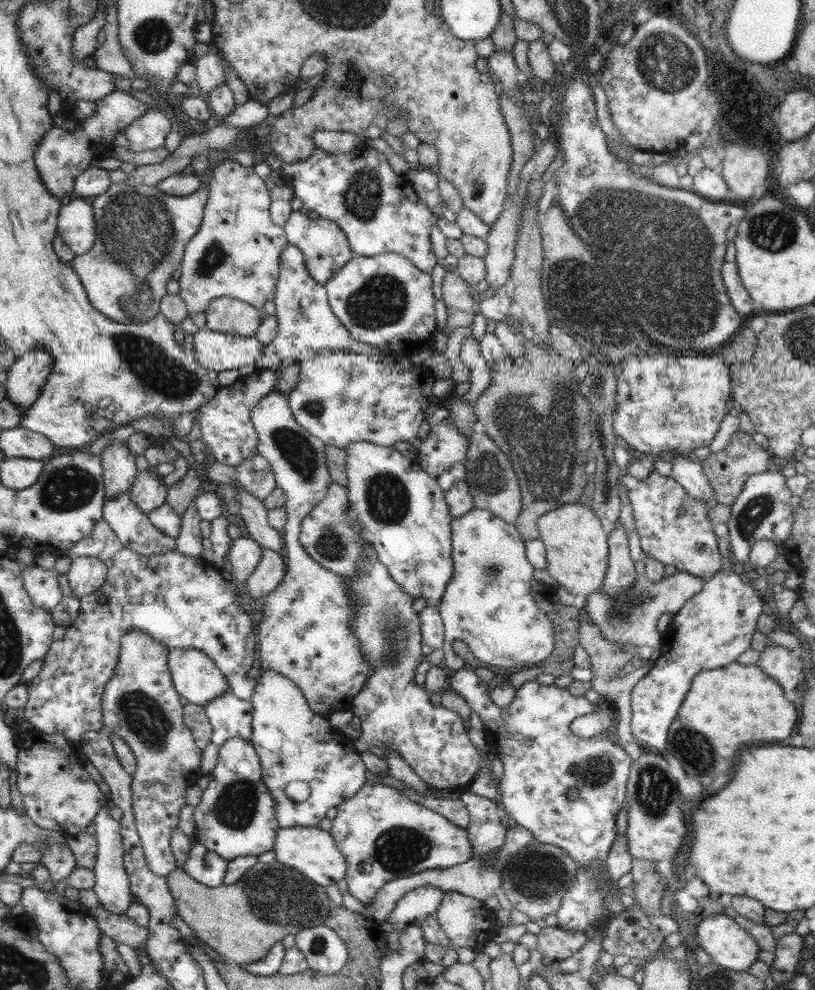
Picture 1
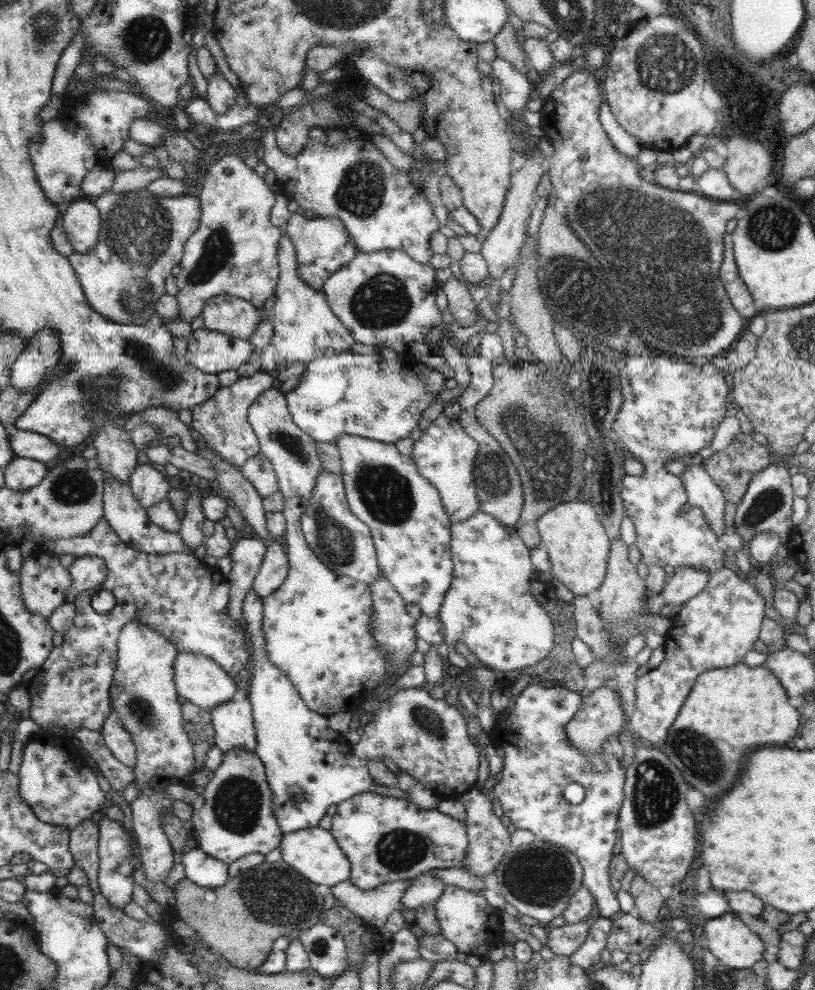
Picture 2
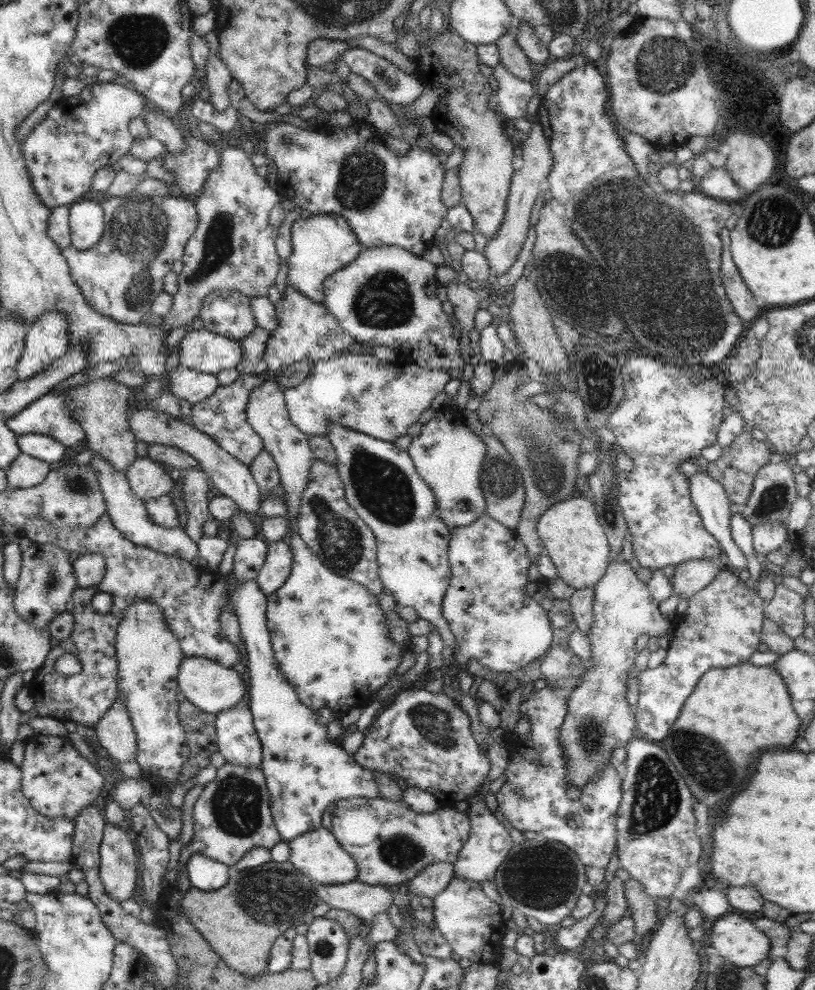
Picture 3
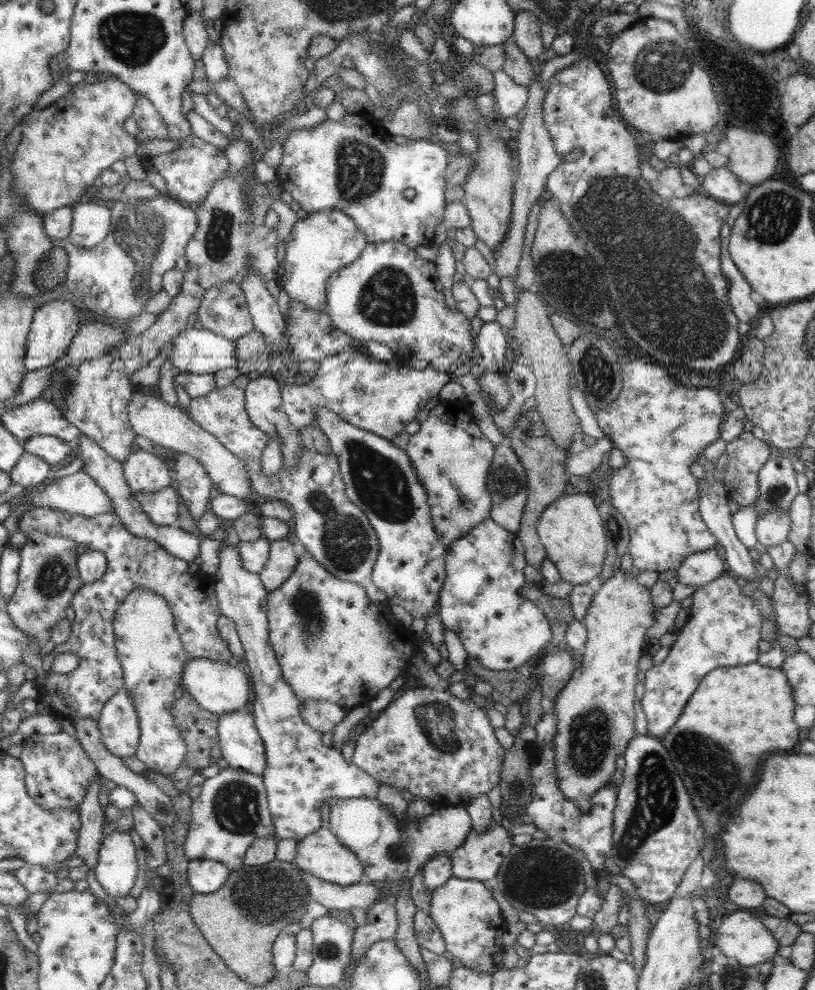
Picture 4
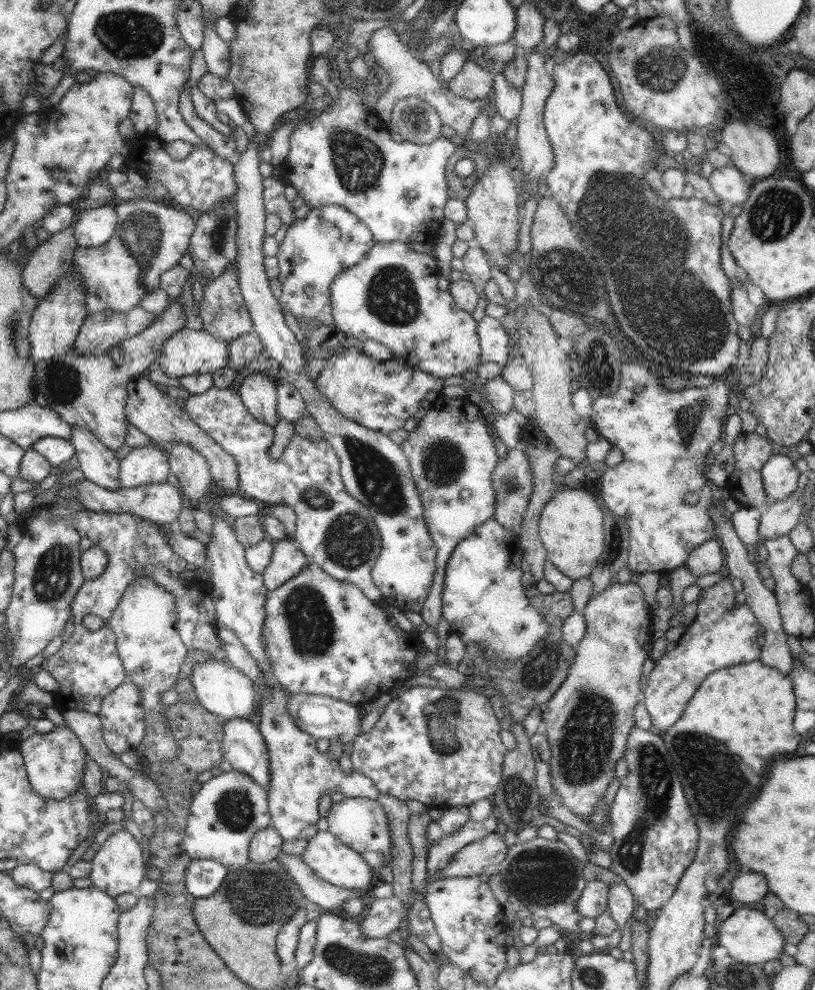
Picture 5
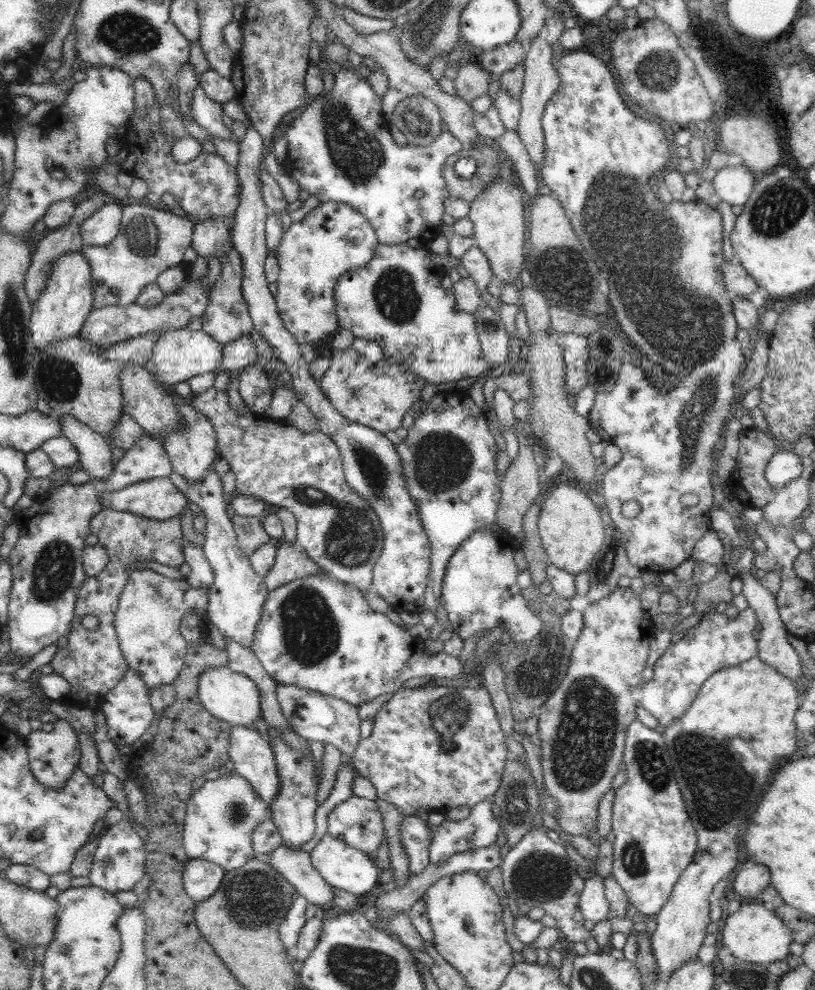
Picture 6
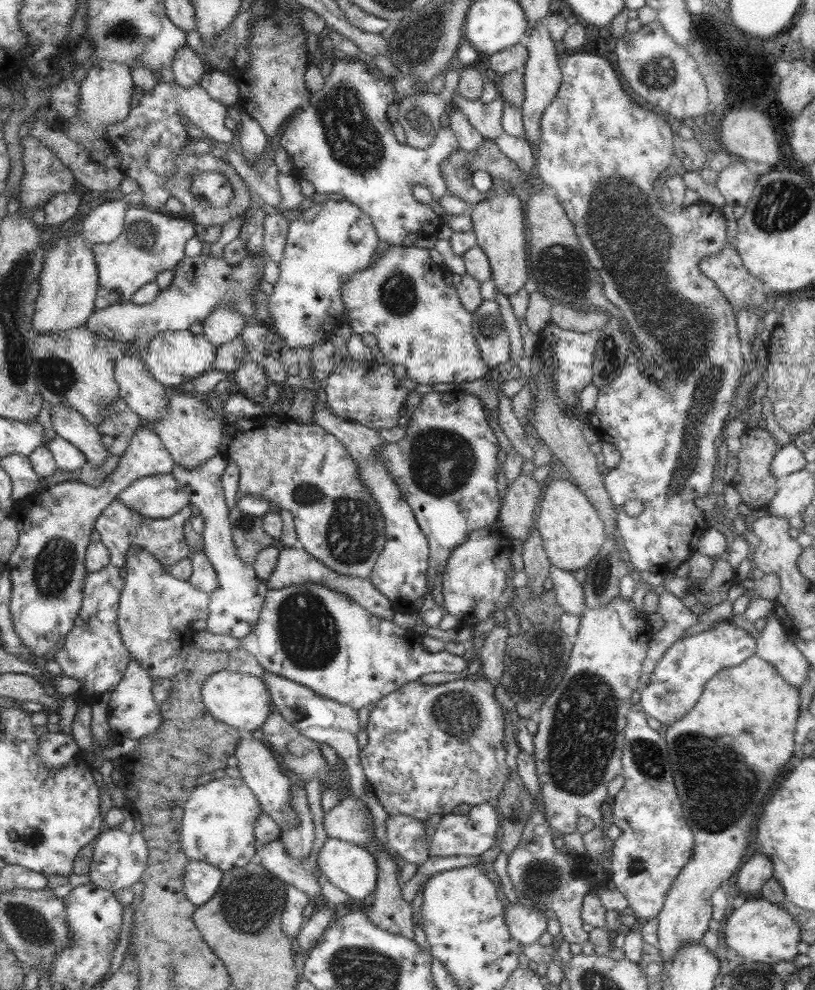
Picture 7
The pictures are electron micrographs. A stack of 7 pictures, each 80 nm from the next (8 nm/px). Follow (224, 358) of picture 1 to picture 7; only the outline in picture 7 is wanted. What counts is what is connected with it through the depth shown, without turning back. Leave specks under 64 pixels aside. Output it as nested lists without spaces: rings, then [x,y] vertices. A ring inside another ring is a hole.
[[[190,330],[159,332],[149,341],[149,349],[144,361],[153,377],[164,386],[176,386],[192,381],[198,375],[213,370],[217,355],[217,346],[202,333],[194,334]]]

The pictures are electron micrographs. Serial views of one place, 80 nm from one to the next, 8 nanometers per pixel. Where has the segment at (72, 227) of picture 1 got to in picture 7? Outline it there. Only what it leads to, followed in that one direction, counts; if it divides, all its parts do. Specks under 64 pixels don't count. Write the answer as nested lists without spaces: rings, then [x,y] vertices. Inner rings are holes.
[[[121,196],[94,203],[81,223],[81,235],[94,244],[108,244],[120,236],[130,204]]]

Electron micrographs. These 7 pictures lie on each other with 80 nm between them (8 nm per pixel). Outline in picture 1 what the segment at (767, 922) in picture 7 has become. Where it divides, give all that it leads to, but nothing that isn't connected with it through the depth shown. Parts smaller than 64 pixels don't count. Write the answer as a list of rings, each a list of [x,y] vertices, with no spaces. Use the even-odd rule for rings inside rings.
[[[727,912],[703,917],[696,930],[699,946],[710,956],[712,962],[733,971],[746,971],[757,960],[760,947],[750,933],[732,919]]]

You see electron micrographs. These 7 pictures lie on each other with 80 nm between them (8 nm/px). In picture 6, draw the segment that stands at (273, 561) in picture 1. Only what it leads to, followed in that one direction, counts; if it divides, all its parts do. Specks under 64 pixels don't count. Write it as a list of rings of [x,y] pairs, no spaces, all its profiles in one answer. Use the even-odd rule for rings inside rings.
[[[276,542],[276,560],[264,583],[270,592],[294,580],[324,573],[296,544]]]

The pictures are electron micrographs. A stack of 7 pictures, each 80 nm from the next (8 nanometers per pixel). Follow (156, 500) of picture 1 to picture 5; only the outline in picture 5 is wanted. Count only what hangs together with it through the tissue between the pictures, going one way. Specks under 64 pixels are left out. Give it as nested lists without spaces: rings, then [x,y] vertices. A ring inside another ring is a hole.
[[[156,444],[127,449],[119,455],[119,463],[119,481],[124,488],[167,482],[172,474],[167,457]]]

